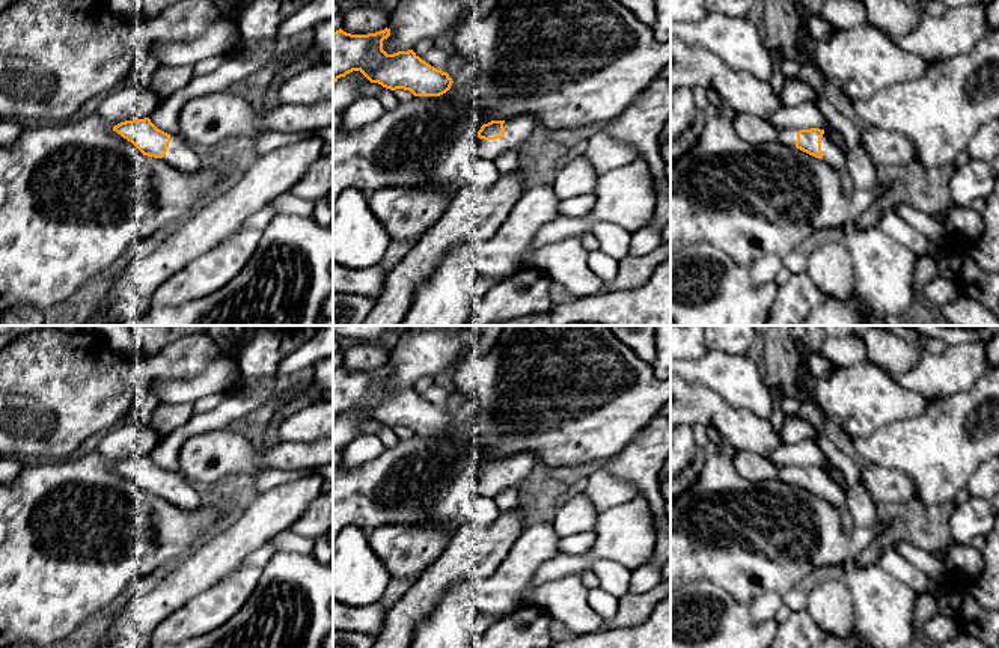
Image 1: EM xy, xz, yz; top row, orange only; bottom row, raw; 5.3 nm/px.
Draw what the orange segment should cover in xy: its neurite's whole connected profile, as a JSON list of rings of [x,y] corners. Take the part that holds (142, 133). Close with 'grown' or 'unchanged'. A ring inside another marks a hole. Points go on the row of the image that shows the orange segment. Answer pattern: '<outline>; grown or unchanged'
[[[149,118],[125,121],[113,131],[131,142],[143,155],[161,158],[169,166],[191,173],[200,164],[200,151],[179,133],[167,134],[158,130]]]; grown

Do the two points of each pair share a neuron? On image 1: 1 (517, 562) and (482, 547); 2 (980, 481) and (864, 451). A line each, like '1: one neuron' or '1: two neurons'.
1: two neurons
2: two neurons

